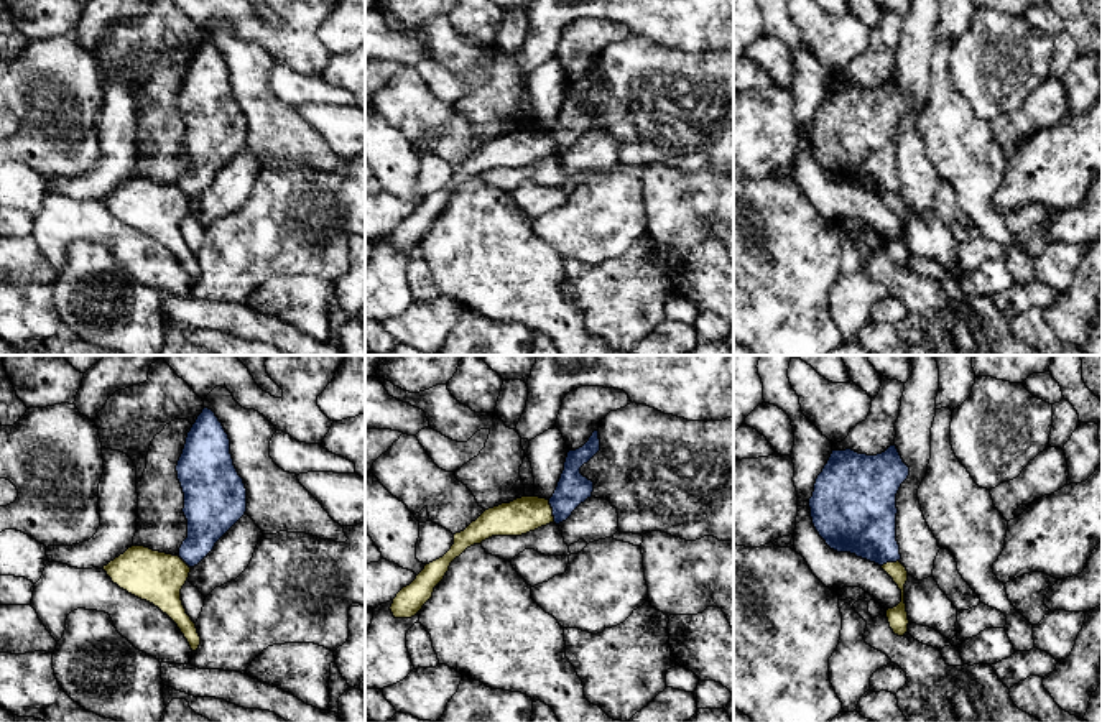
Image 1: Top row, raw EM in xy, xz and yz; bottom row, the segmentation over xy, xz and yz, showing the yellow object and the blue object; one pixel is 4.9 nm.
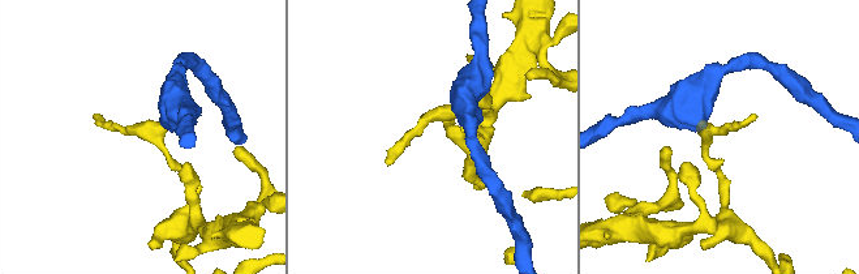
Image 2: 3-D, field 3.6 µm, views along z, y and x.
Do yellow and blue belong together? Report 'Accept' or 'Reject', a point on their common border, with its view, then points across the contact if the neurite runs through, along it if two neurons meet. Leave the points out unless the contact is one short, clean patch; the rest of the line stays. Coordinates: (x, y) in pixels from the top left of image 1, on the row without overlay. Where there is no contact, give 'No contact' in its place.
Reject. Touches yellow at xz (551, 143). Boundary: xz (548, 132), (555, 153)

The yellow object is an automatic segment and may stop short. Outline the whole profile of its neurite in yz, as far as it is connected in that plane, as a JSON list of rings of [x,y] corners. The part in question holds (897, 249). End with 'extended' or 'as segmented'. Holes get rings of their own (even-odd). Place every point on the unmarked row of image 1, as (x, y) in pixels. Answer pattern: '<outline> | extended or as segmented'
[[[900,192],[887,194],[882,197],[882,201],[893,211],[893,214],[901,222],[901,234],[896,238],[887,242],[887,250],[893,265],[903,268],[908,263],[910,255],[905,235],[905,215],[908,212],[908,202]]] | as segmented

